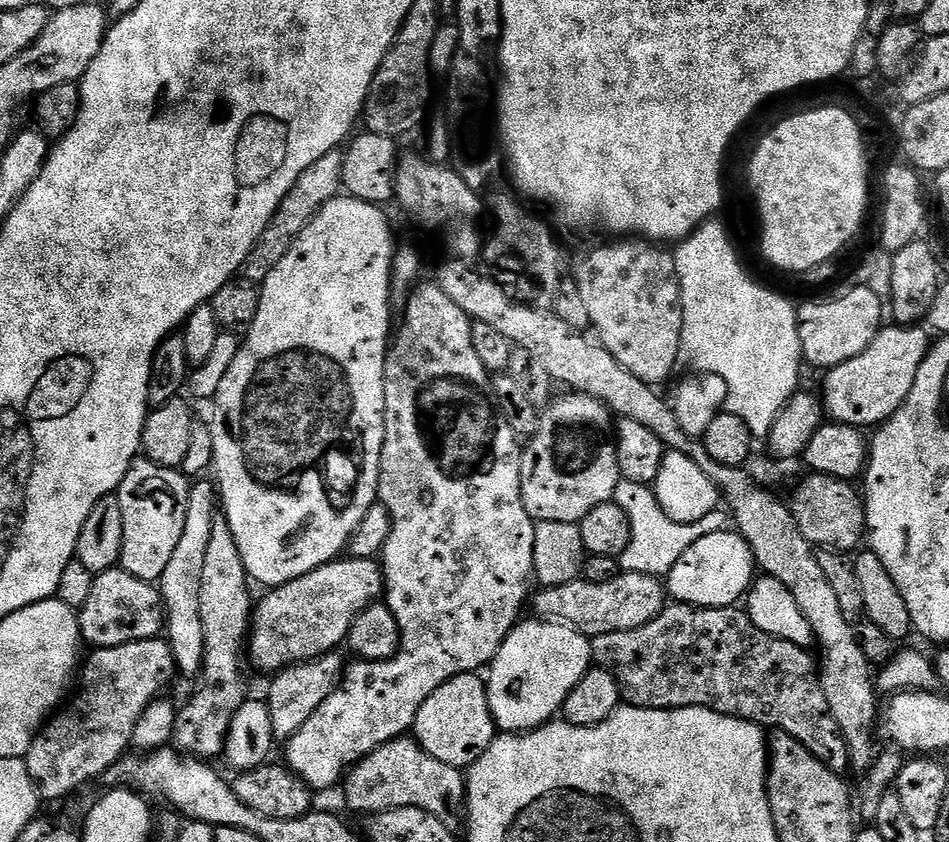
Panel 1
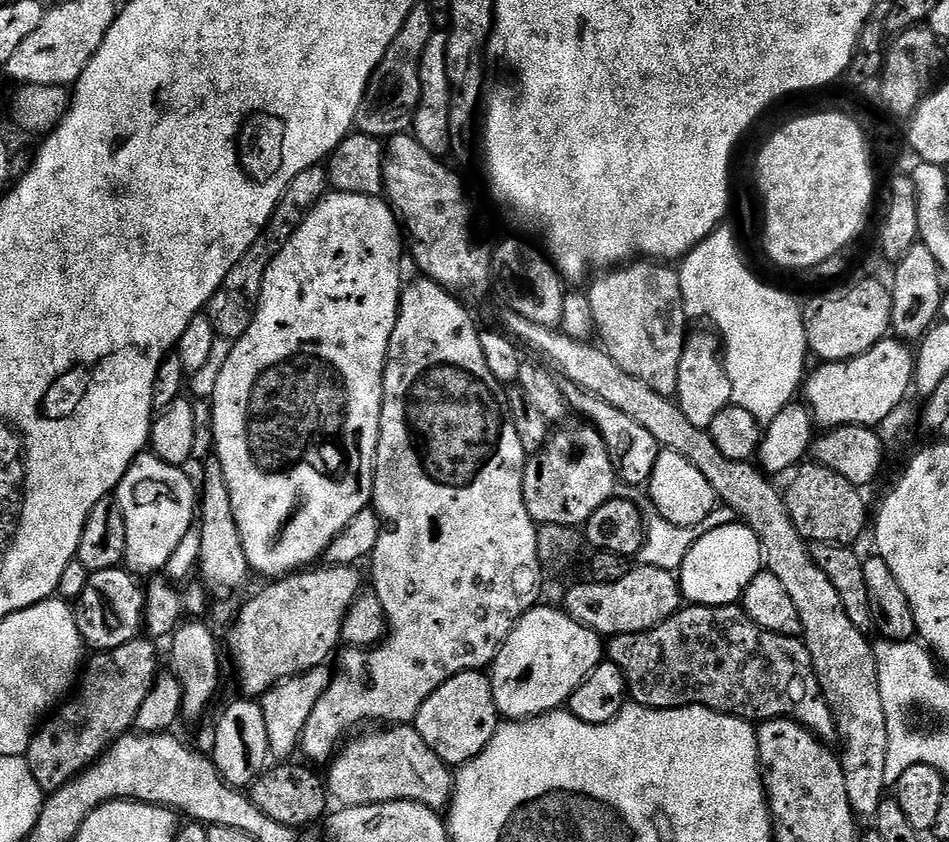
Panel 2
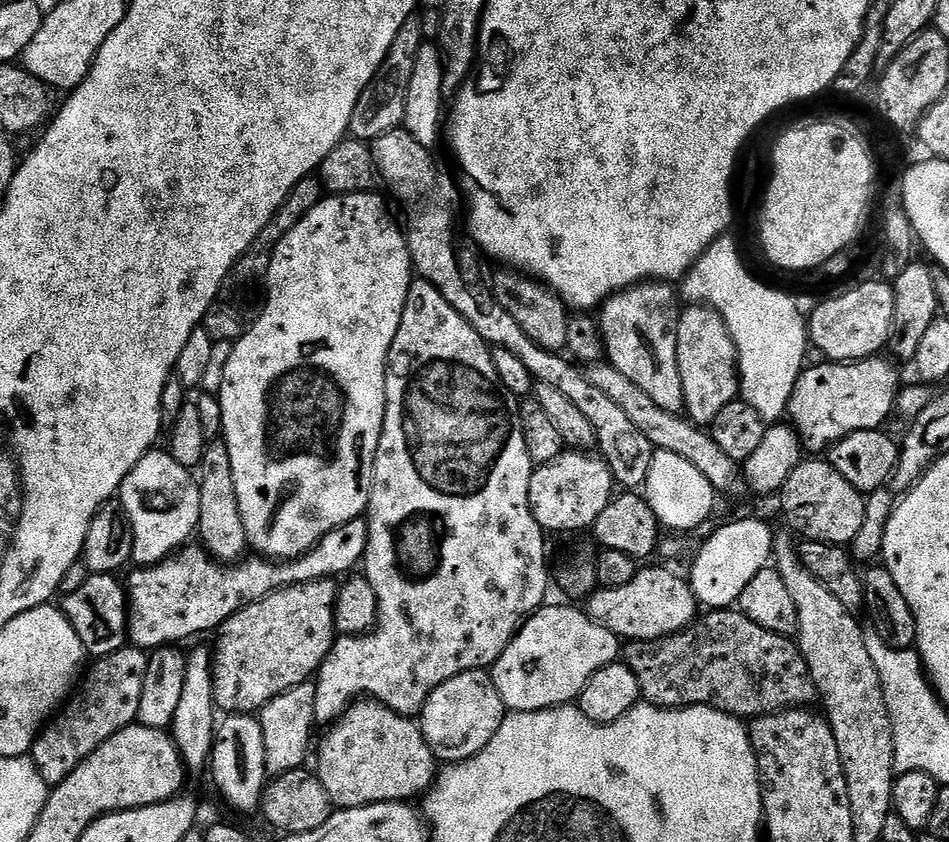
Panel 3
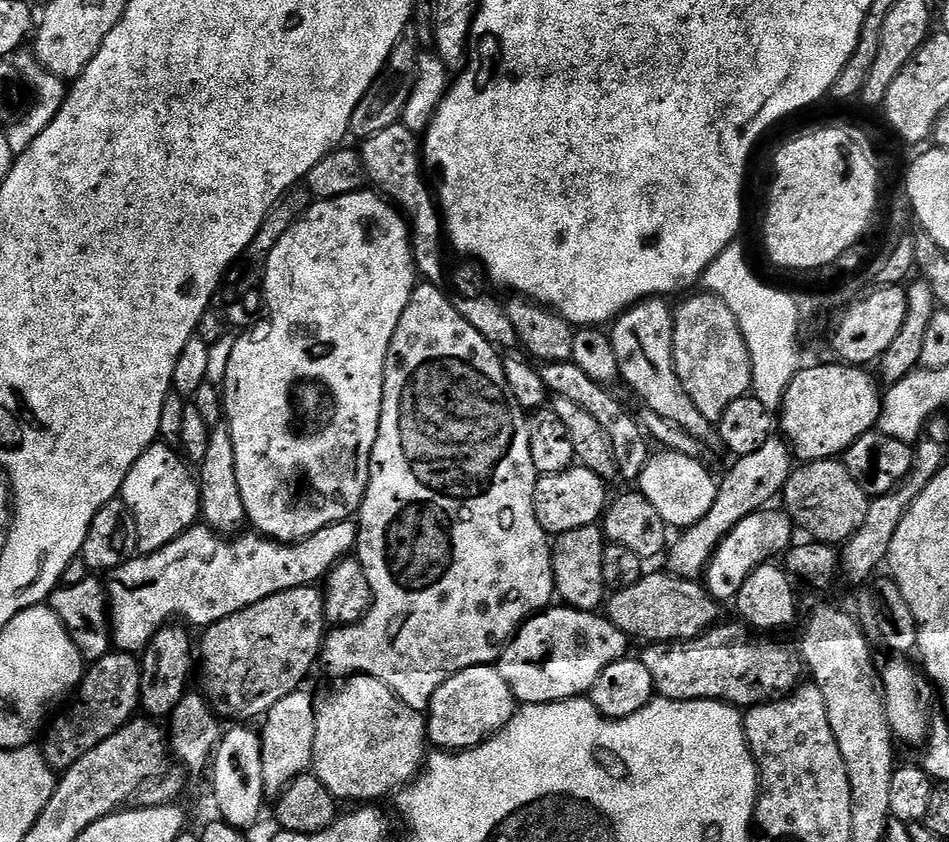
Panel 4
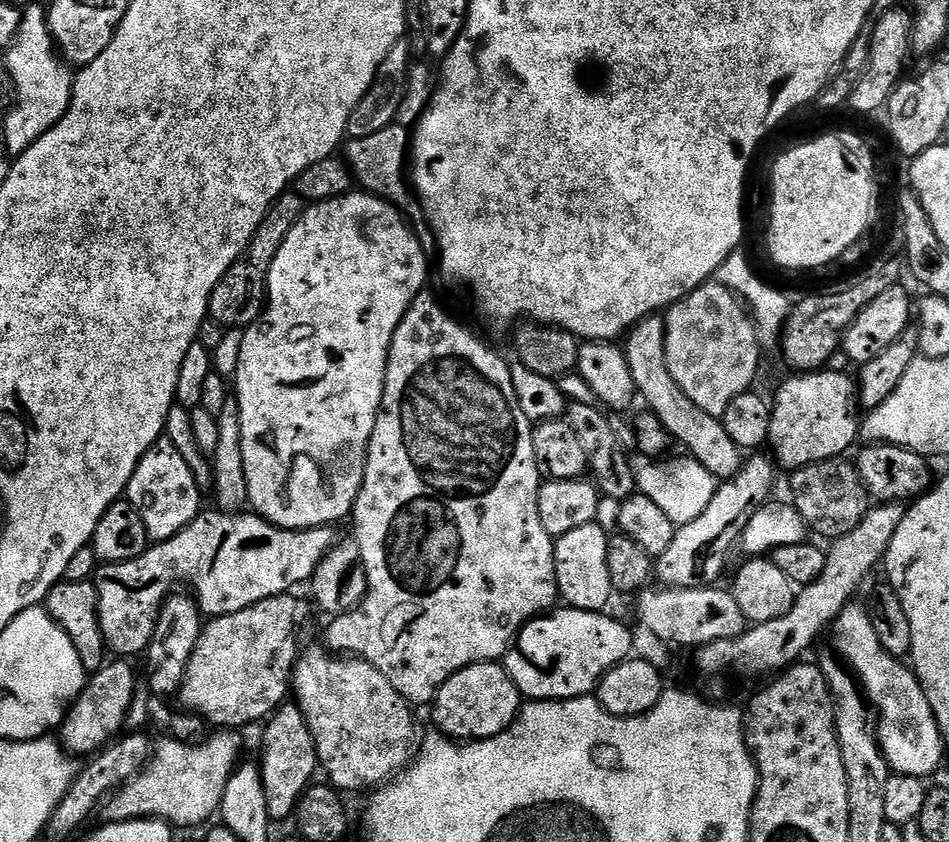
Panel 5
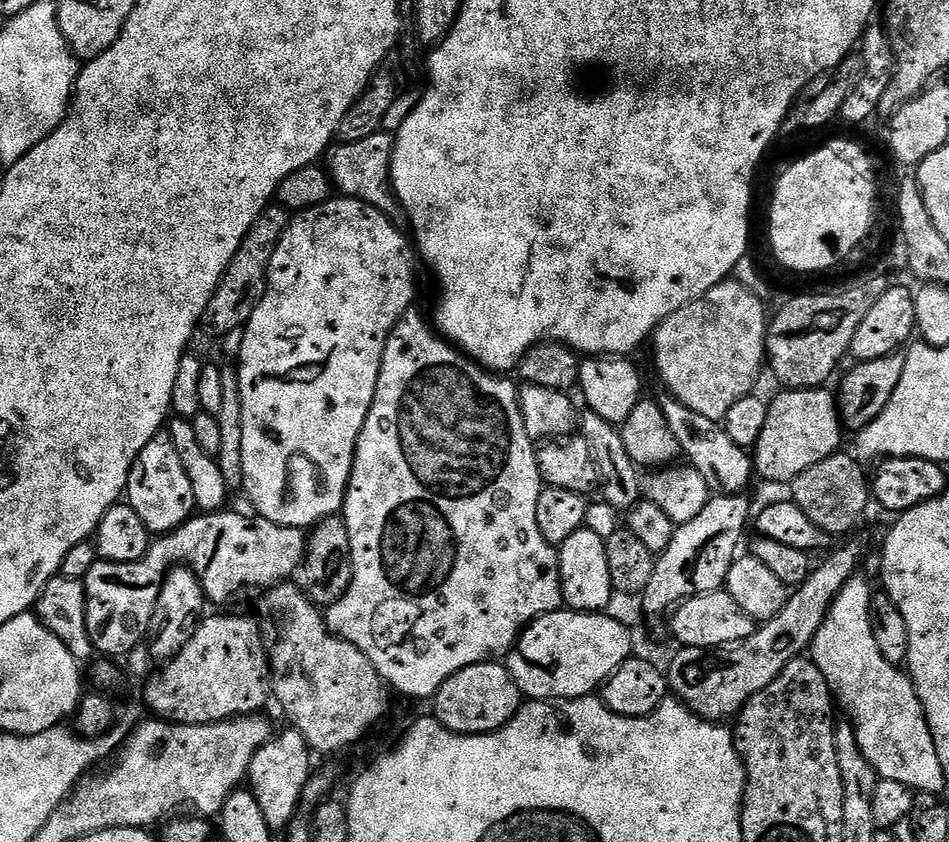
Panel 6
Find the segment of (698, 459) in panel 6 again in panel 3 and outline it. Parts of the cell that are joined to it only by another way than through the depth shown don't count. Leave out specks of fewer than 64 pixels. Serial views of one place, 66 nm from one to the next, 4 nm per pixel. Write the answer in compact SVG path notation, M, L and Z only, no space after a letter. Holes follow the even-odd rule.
M645 282L625 288L604 301L598 312L598 323L604 336L607 363L618 370L618 374L630 378L630 382L652 398L655 405L662 406L662 410L680 414L685 411L682 377L678 370L678 330L682 304L677 289L675 292L672 288L675 287L668 282Z

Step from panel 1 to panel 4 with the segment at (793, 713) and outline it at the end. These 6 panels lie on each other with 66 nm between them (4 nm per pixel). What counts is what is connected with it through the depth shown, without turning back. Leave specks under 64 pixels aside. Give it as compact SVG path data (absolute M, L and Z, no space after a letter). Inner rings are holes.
M717 622L708 631L692 640L652 642L642 654L642 661L652 679L652 687L657 697L666 700L722 700L741 710L756 704L766 704L788 695L801 683L802 661L795 651L780 644L763 644L755 640L753 633L743 623L724 624Z

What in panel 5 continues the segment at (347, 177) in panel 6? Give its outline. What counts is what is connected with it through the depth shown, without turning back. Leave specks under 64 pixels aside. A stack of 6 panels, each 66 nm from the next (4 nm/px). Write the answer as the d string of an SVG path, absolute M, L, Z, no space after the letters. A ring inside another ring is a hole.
M395 123L386 126L386 130L378 130L378 134L370 134L370 138L349 139L343 145L342 156L348 167L352 169L355 183L363 191L377 196L387 204L393 204L414 225L420 245L426 250L436 248L436 236L428 227L428 222L424 218L424 208L410 183L409 129Z

